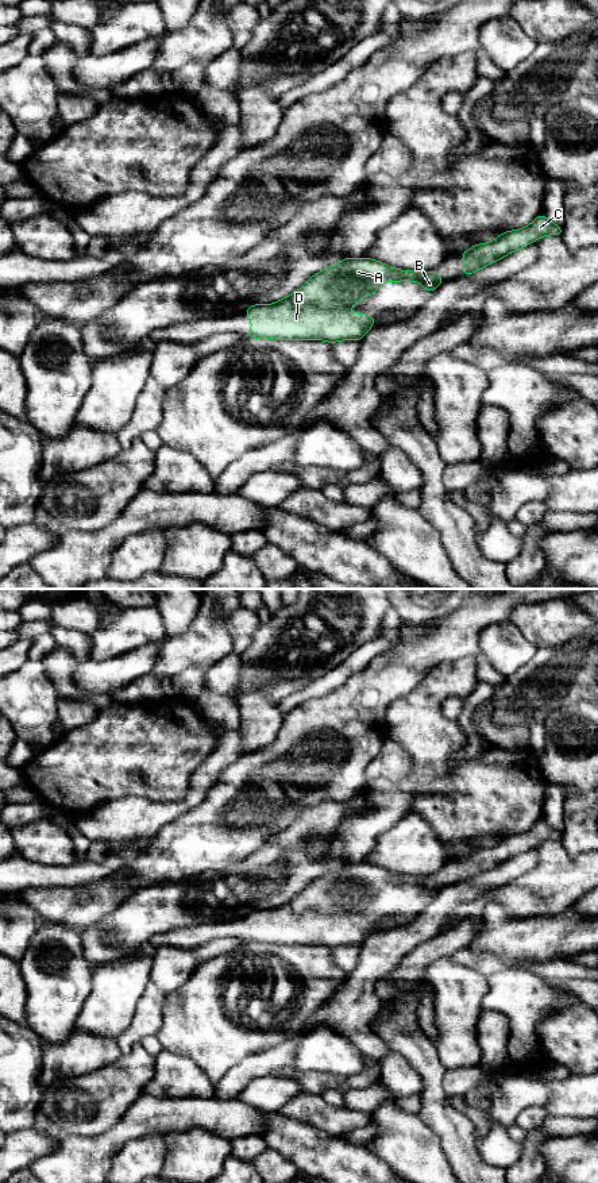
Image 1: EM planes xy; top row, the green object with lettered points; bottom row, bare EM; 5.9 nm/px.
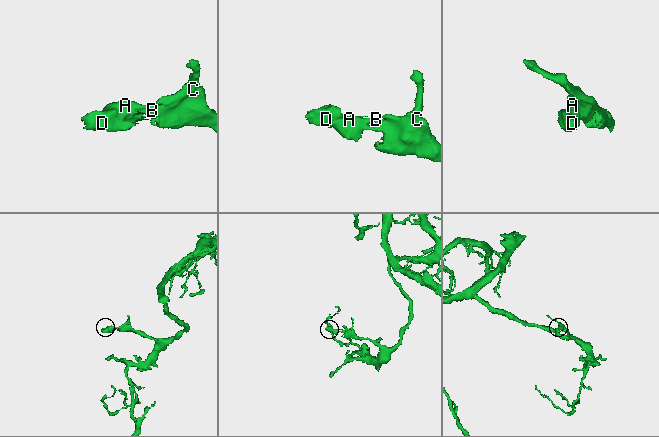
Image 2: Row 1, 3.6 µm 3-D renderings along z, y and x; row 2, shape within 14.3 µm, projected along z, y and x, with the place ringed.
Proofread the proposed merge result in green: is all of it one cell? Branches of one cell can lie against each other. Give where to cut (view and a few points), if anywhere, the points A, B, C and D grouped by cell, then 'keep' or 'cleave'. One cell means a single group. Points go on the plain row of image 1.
no cut | A B C D | keep

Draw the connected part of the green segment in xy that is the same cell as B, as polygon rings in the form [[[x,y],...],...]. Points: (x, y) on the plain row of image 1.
[[[344,863],[336,871],[317,876],[297,897],[274,909],[255,909],[247,912],[247,924],[252,933],[246,941],[252,944],[269,943],[278,945],[340,945],[359,947],[373,932],[377,924],[366,918],[352,918],[348,914],[360,903],[375,899],[383,887],[412,886],[421,887],[423,893],[432,898],[445,883],[431,876],[398,875],[375,864]]]

